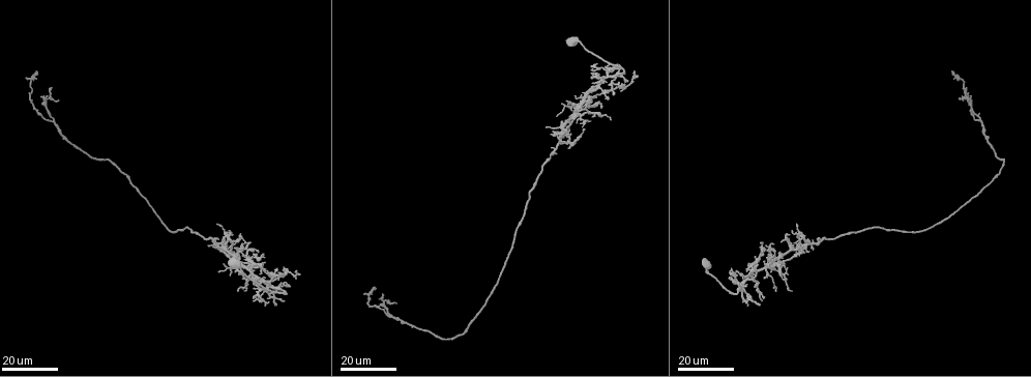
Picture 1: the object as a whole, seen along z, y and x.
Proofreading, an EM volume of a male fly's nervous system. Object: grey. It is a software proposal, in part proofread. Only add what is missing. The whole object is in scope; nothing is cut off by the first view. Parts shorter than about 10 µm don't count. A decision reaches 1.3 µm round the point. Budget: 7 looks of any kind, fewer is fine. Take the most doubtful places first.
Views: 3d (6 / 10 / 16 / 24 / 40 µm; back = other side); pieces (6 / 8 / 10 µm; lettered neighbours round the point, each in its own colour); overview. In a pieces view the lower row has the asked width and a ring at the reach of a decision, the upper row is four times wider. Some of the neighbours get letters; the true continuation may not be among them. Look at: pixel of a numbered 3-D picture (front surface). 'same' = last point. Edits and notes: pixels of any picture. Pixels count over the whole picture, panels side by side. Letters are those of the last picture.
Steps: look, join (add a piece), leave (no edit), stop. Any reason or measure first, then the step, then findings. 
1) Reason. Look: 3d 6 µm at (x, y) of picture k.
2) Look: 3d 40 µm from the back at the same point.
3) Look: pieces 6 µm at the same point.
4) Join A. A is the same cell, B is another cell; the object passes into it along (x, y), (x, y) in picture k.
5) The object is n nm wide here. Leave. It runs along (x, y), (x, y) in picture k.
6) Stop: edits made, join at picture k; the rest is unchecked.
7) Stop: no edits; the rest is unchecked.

Free end. Look: 3d 16 µm at (52, 87) of picture 1.

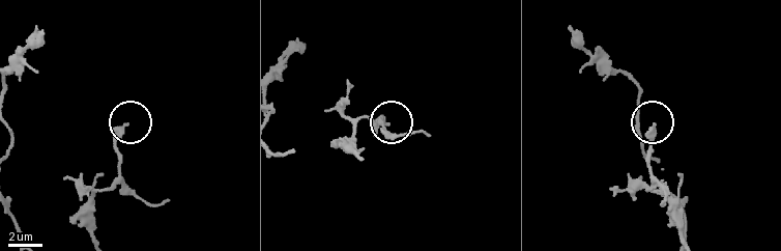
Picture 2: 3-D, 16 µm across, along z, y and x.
Look: pieces 6 µm at (652, 124) of picture 2.

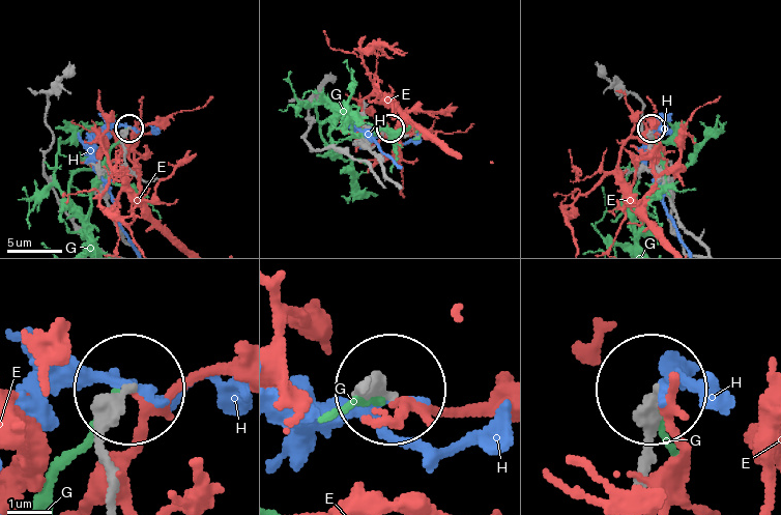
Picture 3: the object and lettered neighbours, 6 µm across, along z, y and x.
Leave. E, G and H are other cells; it runs along (104, 493), (104, 426), (122, 397) in picture 3; none of them fits.

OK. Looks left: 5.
Thin end. Look: 3d 16 µm at (760, 243) of picture 1.

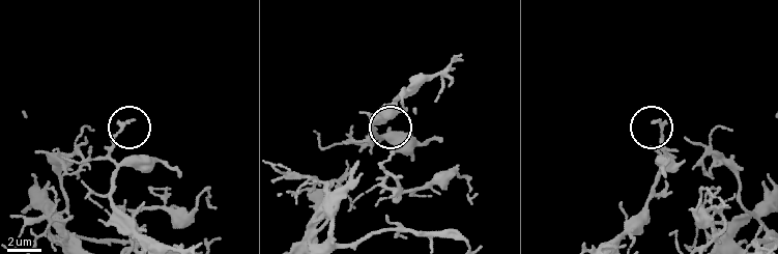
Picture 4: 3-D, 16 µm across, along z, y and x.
Look: pieces 10 µm at (131, 120) of picture 4.

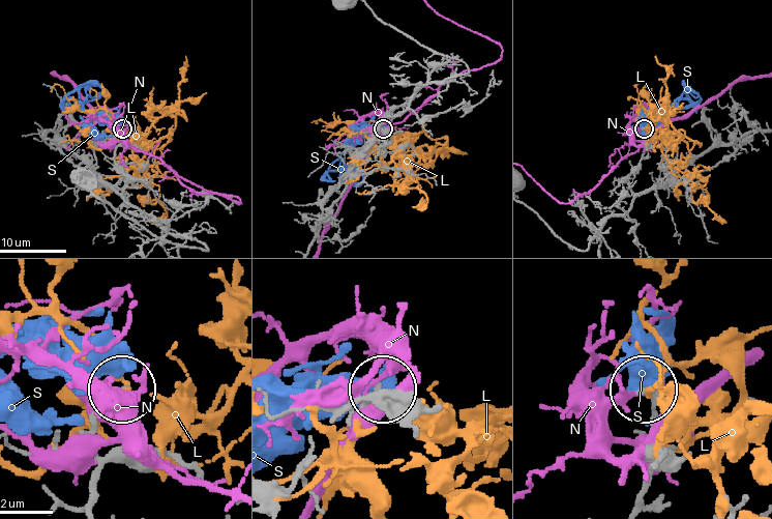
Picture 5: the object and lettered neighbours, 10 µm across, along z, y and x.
Leave. L, N and S are other cells; no lettered piece goes on from it.

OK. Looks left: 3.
Look: 3d 16 µm at (757, 305) of picture 1.

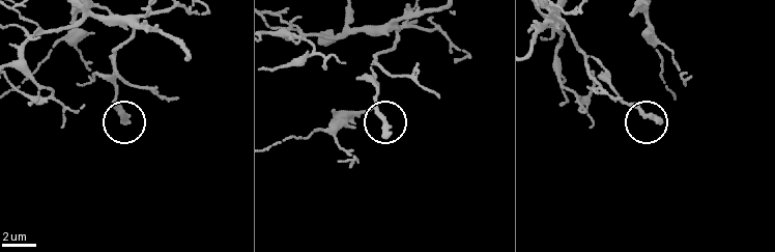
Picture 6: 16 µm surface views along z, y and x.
Look: pieces 6 µm at (386, 138) of picture 6.

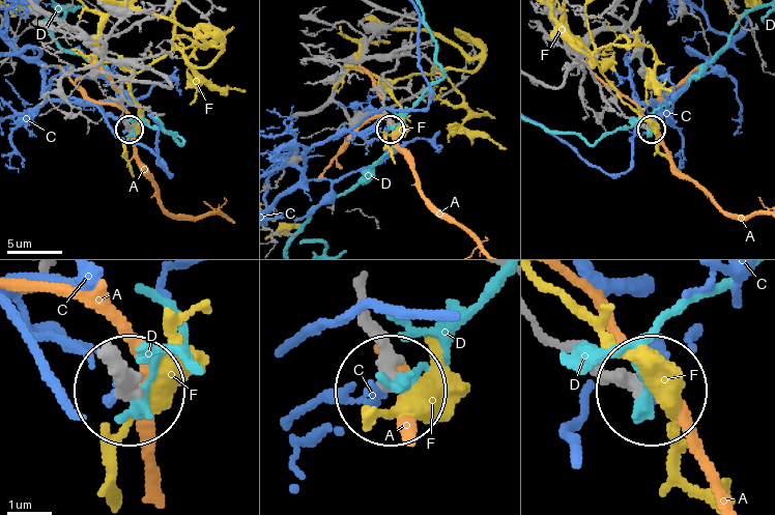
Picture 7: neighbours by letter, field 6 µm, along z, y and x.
Leave. A, C, D and F are other cells; no lettered piece goes on from it.

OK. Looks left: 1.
Stop: no edits; the rest is unchecked.

